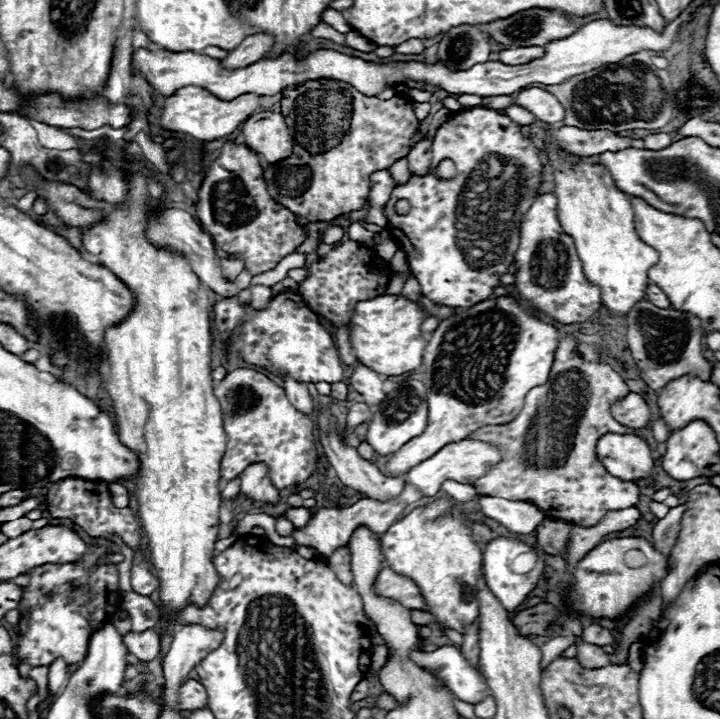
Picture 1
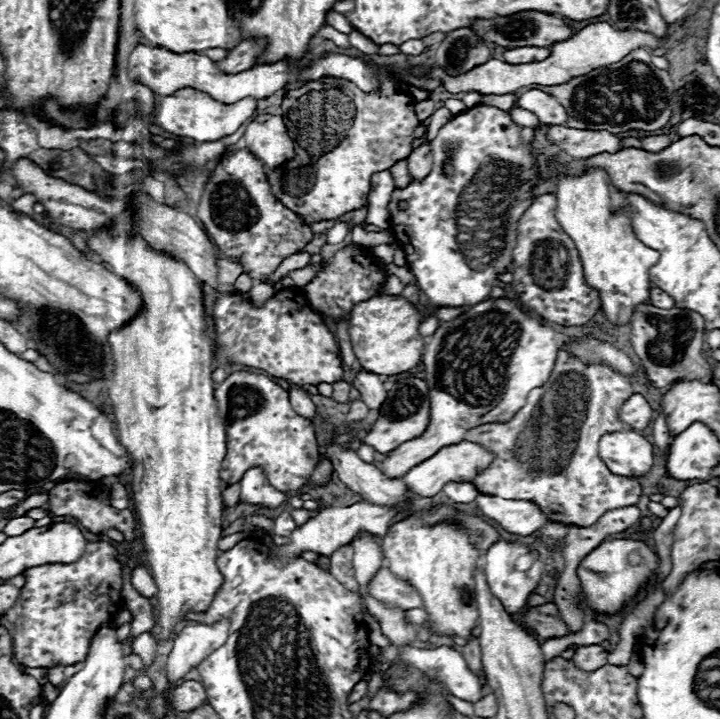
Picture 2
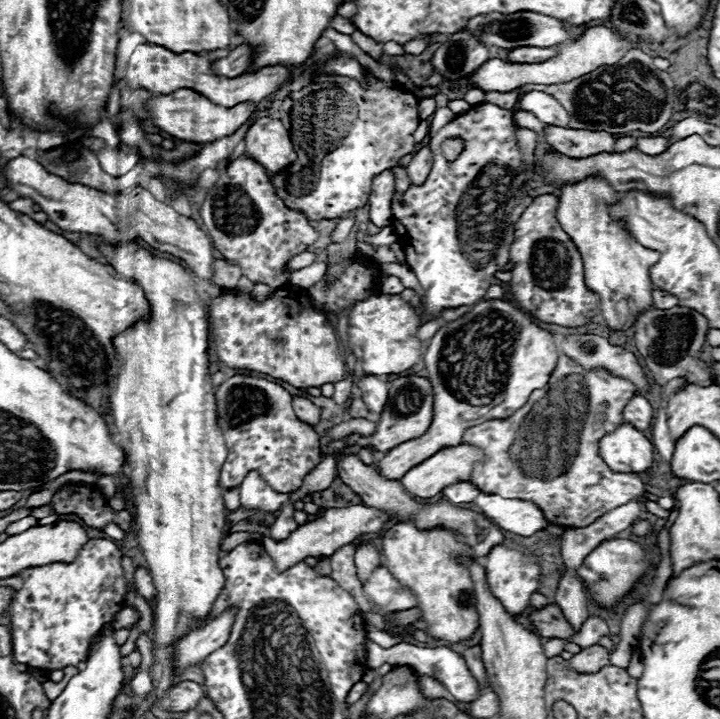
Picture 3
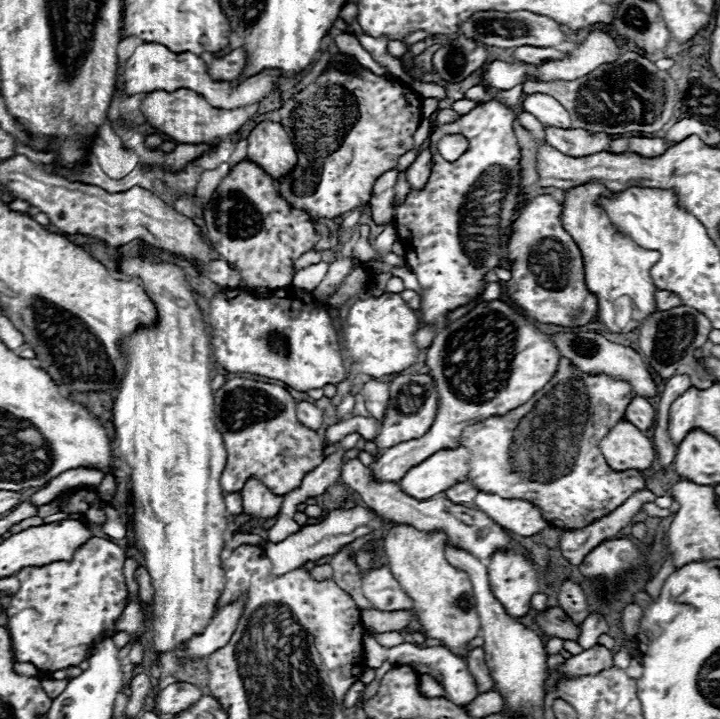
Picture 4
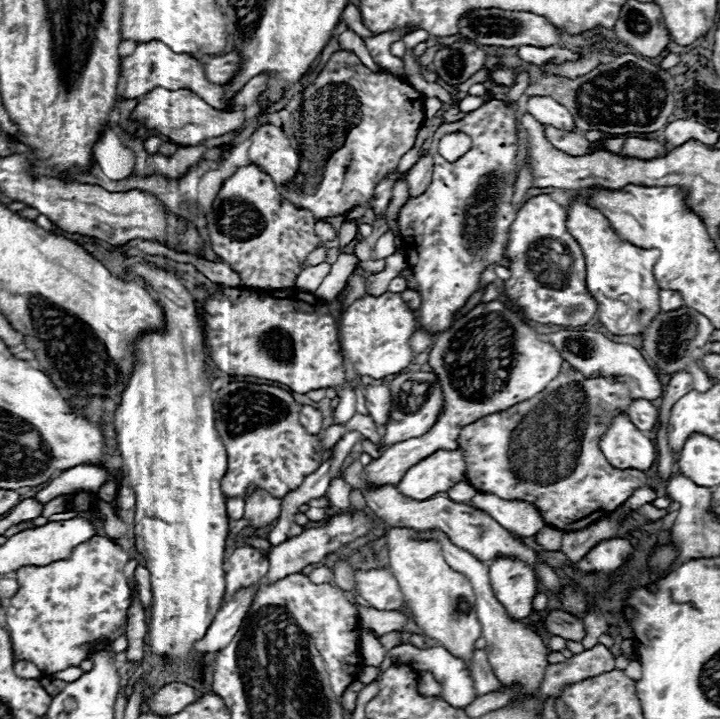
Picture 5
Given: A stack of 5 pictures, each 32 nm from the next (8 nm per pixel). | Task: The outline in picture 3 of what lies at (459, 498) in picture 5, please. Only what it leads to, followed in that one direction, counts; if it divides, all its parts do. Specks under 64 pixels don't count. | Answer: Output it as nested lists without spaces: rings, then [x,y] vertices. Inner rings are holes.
[[[458,482],[458,484],[446,486],[444,494],[452,504],[464,504],[464,502],[468,504],[468,502],[474,502],[474,498],[480,494],[480,490],[472,482]]]

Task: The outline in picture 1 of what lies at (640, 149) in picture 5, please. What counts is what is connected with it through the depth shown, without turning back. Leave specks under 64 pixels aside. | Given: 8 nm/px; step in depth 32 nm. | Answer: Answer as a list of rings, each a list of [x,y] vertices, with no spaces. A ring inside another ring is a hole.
[[[666,132],[650,134],[650,136],[644,136],[642,140],[644,140],[644,148],[648,148],[648,150],[662,150],[672,144],[672,136]]]

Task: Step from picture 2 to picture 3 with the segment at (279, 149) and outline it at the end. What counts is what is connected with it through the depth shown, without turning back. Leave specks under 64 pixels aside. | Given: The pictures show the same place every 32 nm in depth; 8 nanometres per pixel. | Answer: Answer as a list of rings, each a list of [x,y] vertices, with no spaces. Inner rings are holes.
[[[258,118],[248,128],[244,142],[246,152],[270,172],[284,170],[296,158],[289,132],[278,118]]]

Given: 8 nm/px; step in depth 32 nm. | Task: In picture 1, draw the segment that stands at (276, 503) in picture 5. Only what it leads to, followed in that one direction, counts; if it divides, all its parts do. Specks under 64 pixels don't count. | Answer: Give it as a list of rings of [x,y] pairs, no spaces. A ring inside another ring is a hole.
[[[264,462],[250,464],[242,476],[242,494],[250,500],[260,500],[260,502],[278,502],[278,488],[270,482],[268,476],[268,466]]]

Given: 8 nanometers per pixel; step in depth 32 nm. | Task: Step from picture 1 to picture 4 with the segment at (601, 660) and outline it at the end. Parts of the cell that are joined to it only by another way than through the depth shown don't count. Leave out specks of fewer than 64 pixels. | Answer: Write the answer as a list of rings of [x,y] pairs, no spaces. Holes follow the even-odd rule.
[[[592,646],[588,650],[582,650],[580,654],[572,656],[566,664],[564,664],[564,672],[574,674],[574,676],[586,676],[586,674],[598,674],[598,670],[610,668],[610,650],[606,650],[604,646]],[[598,658],[602,658],[602,662],[598,662]]]

